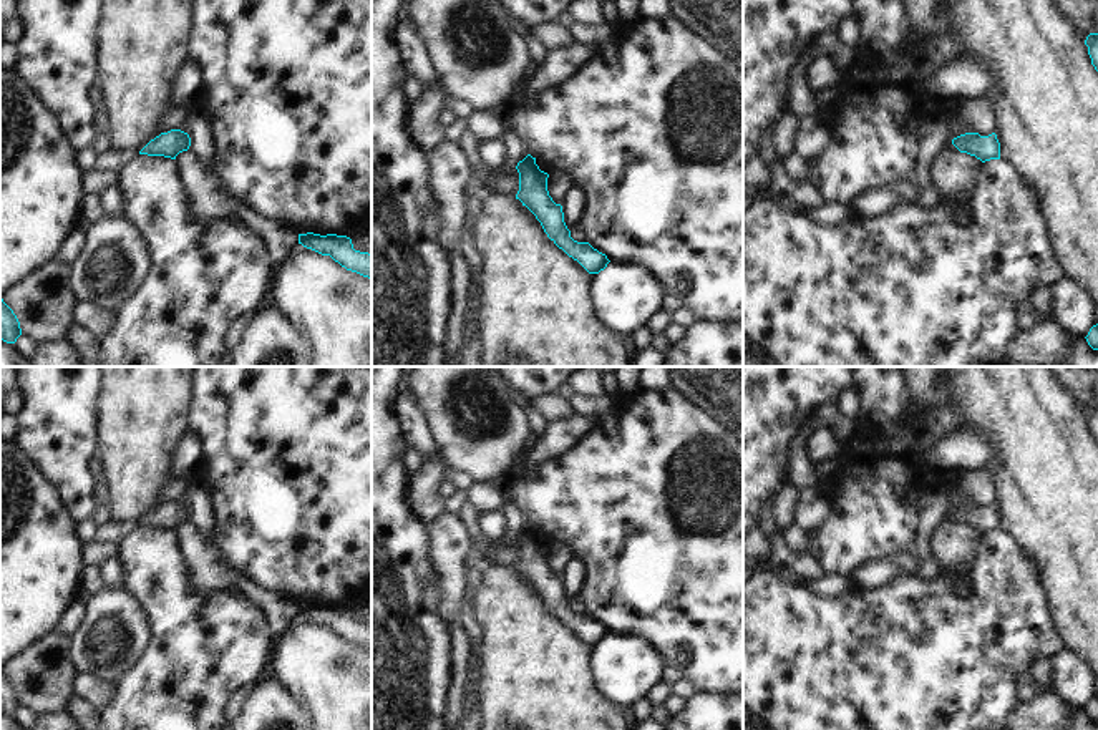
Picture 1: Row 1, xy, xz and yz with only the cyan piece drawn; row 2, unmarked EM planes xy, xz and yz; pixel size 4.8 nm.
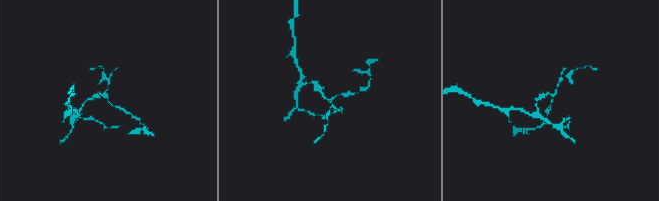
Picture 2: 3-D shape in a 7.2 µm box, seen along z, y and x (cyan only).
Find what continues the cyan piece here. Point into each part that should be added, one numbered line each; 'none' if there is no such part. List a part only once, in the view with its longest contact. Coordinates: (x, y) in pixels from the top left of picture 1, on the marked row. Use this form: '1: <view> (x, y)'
none

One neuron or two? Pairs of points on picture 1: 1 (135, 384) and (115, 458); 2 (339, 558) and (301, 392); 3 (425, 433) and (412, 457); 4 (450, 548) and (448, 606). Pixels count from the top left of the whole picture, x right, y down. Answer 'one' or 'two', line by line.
1: one
2: one
3: two
4: one

